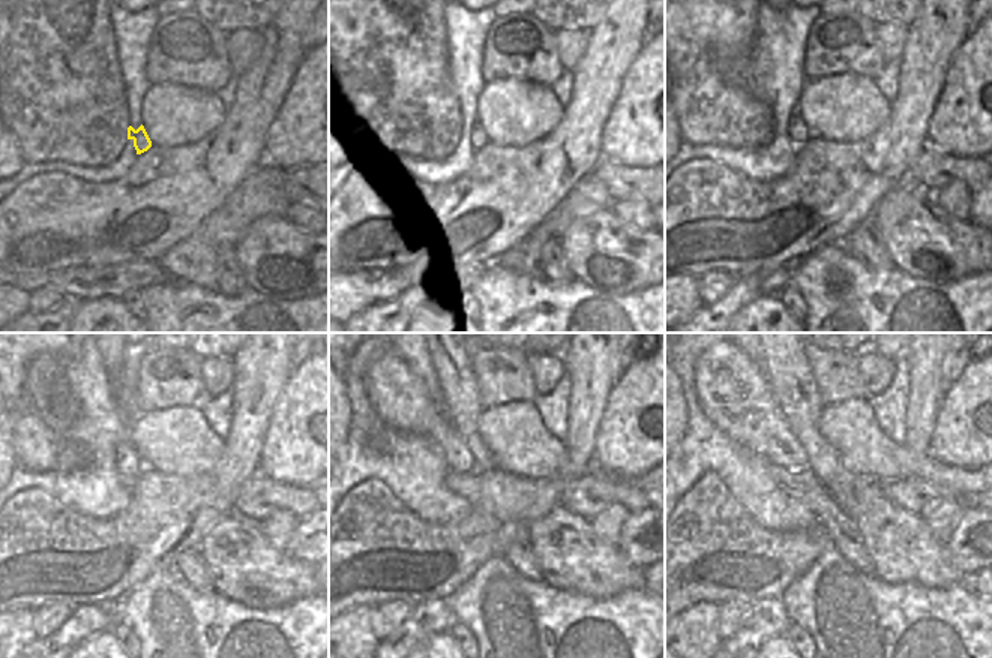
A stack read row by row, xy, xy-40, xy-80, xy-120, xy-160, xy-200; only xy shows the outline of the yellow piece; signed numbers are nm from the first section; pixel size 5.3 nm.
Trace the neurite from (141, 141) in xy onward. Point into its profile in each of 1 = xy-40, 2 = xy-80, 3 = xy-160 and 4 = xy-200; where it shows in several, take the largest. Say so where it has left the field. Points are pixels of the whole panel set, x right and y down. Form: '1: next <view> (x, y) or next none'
1: next xy-40 (477, 138)
2: next xy-80 (797, 129)
3: next xy-160 (398, 397)
4: next xy-200 (733, 391)

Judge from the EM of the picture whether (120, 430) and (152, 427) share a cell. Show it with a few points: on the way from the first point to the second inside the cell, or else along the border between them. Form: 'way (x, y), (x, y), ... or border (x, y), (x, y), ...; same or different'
border (131, 424), (131, 433), (126, 441); different

